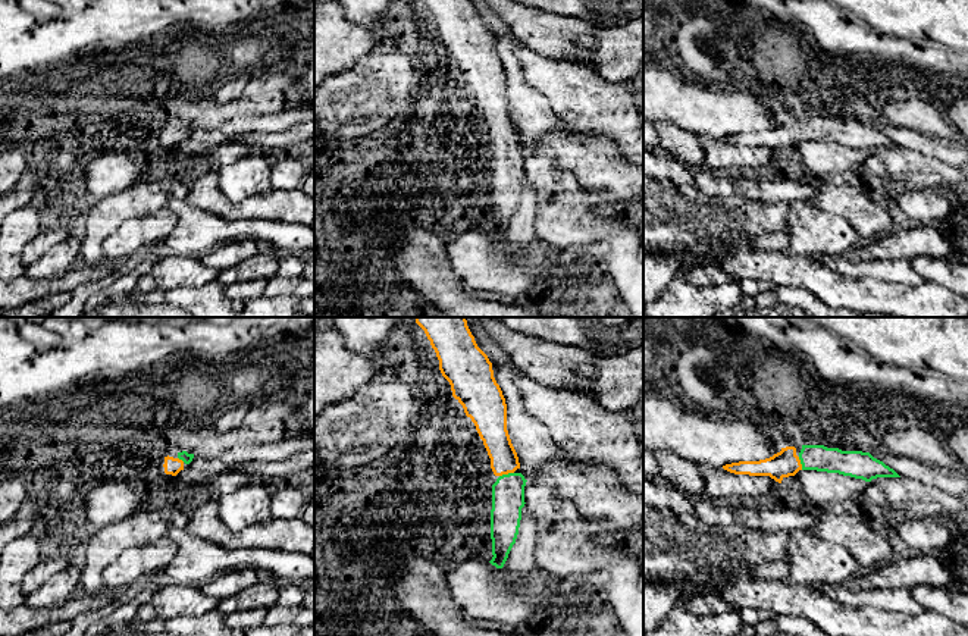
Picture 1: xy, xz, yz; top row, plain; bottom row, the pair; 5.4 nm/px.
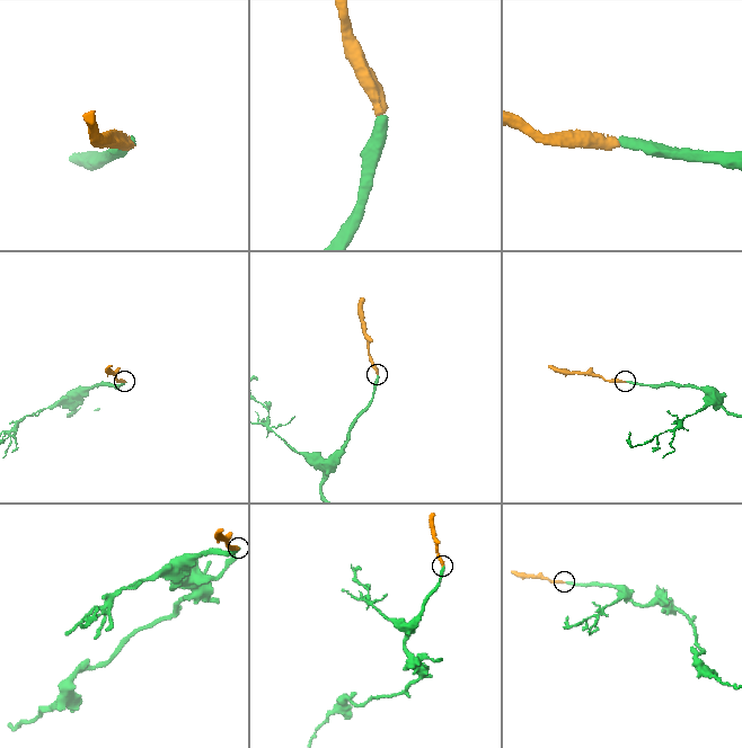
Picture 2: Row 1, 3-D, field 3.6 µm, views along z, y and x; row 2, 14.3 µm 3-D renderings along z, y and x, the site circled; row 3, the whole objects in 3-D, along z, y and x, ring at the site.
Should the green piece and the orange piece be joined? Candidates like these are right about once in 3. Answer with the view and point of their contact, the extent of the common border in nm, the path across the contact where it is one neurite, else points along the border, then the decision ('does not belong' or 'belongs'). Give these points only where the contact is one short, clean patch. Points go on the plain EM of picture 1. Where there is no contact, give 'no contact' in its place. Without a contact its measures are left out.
xz (506, 146) | 80 nm | across xz (508, 162), (506, 146), (504, 131) | belongs

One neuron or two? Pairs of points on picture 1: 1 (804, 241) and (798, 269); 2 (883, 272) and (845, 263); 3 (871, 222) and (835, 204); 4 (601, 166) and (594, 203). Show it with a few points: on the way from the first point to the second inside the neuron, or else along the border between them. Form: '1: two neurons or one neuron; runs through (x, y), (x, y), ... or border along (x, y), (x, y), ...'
1: two neurons; border along (790, 253), (814, 259)
2: one neuron; runs through (874, 269), (854, 268)
3: one neuron; runs through (862, 213), (854, 204), (843, 204)
4: two neurons; border along (566, 172), (605, 200)

